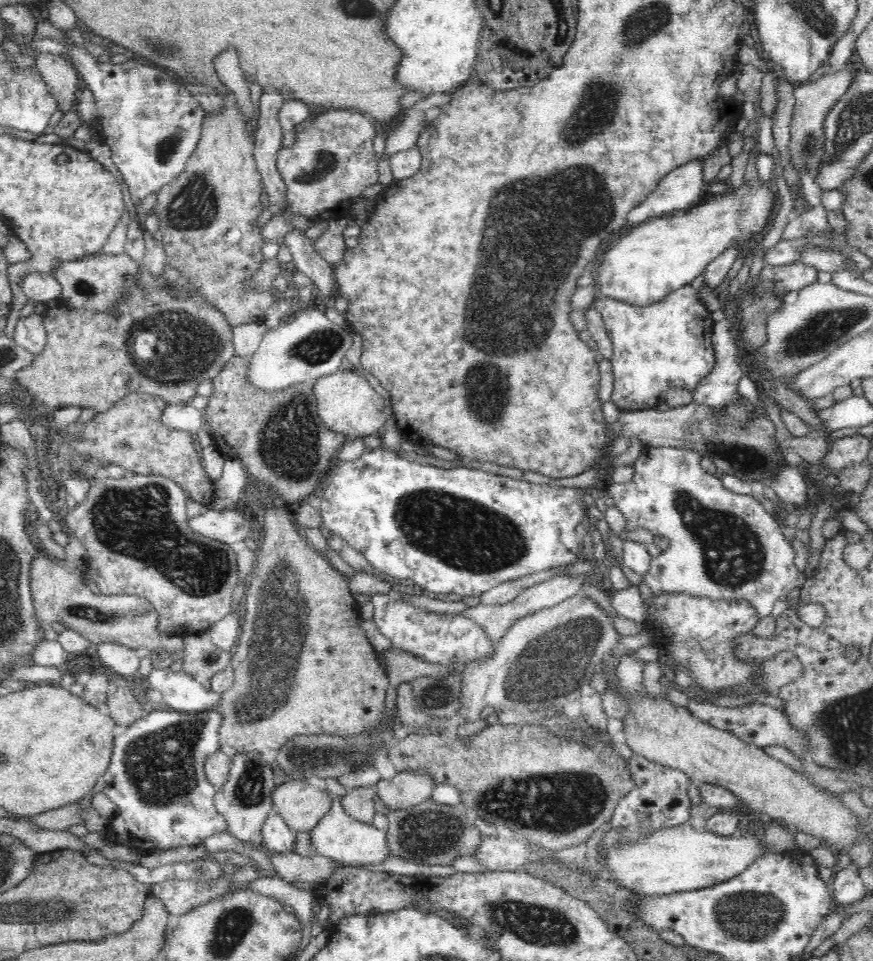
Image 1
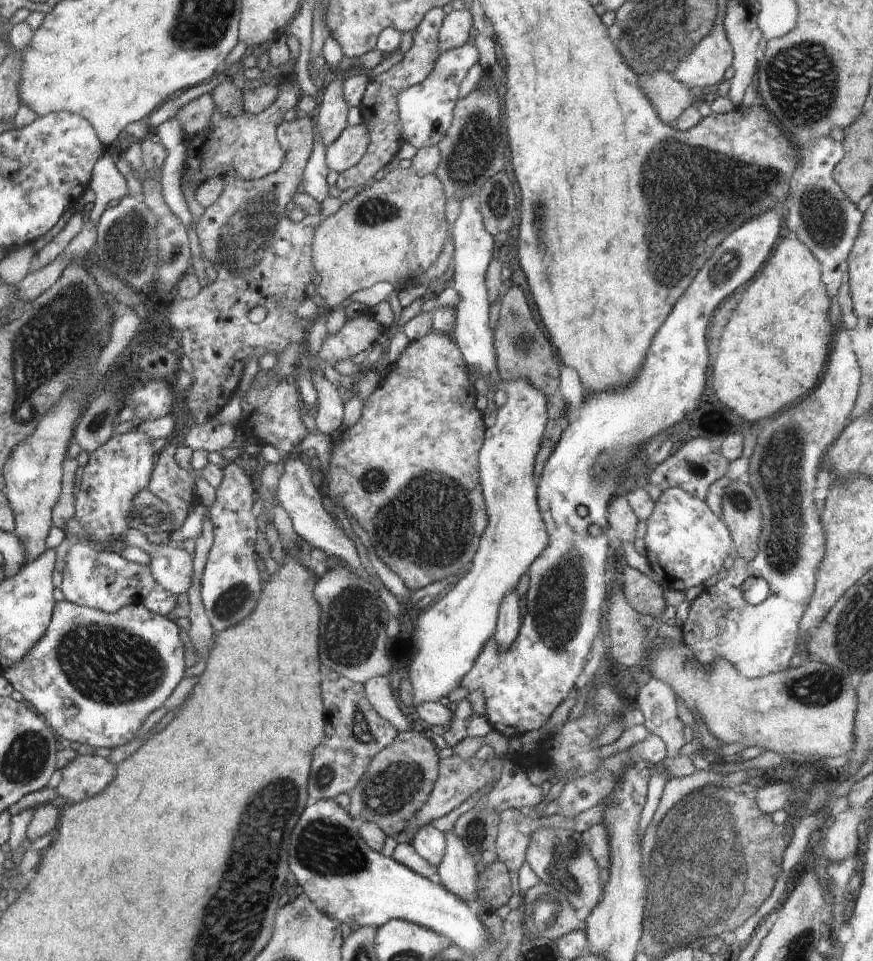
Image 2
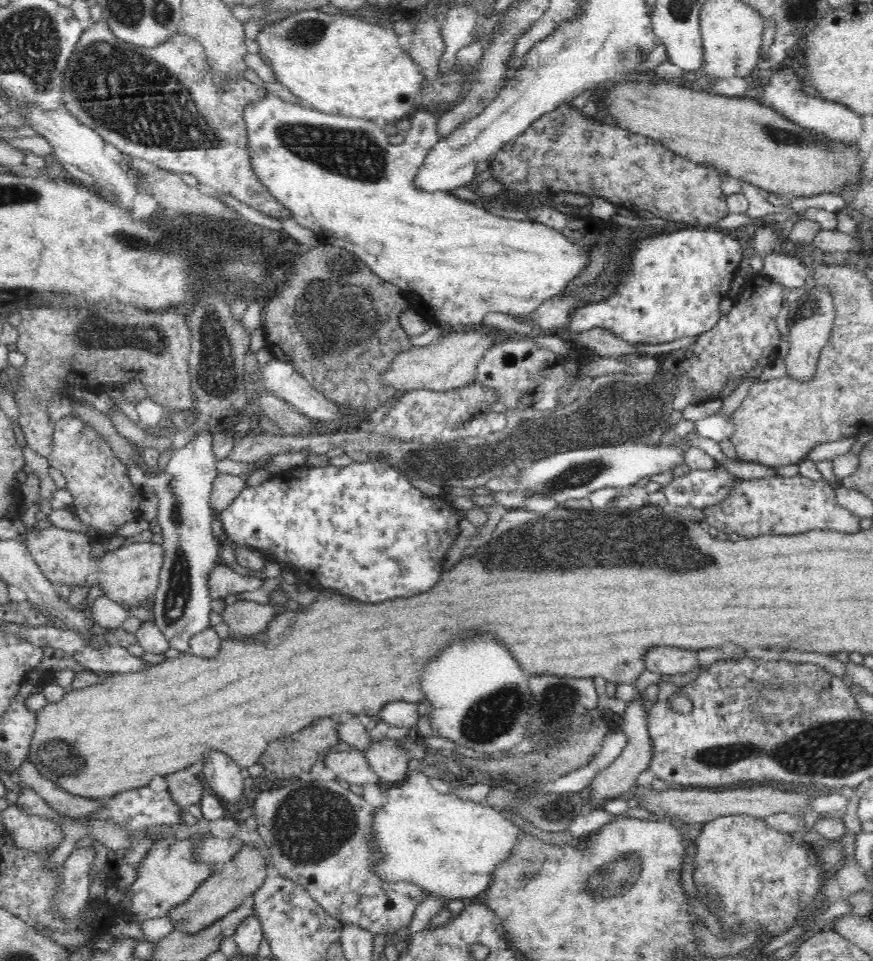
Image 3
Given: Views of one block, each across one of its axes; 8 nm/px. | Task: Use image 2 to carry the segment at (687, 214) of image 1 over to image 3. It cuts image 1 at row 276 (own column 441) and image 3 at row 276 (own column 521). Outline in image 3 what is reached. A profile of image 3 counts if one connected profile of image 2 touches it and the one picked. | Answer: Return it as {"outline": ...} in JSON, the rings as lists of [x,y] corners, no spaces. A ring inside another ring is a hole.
{"outline":[[[268,94],[264,98],[248,102],[244,108],[246,121],[246,135],[248,135],[248,153],[250,165],[258,179],[262,181],[266,190],[270,191],[288,211],[290,216],[303,226],[311,229],[317,236],[319,245],[343,248],[359,256],[371,268],[372,272],[385,282],[399,286],[406,292],[410,306],[415,312],[424,316],[432,325],[474,325],[482,323],[483,318],[490,313],[502,313],[513,317],[530,316],[538,310],[546,300],[560,295],[570,282],[573,282],[591,264],[590,251],[582,249],[576,241],[566,237],[560,231],[546,226],[538,221],[514,220],[494,215],[485,210],[480,203],[465,201],[452,195],[450,192],[424,192],[413,185],[419,168],[423,165],[430,149],[441,139],[438,136],[438,114],[422,108],[411,114],[411,129],[405,134],[404,142],[398,145],[388,141],[384,124],[379,121],[370,121],[363,118],[347,117],[342,115],[326,114],[309,106],[288,102],[279,96]]]}

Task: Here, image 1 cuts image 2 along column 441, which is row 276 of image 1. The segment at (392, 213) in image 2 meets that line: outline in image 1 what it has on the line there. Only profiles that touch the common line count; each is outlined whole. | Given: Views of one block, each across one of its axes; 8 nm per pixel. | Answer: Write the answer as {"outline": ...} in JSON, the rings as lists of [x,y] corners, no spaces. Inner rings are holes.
{"outline":[[[226,50],[216,58],[216,72],[222,84],[230,94],[225,93],[224,110],[218,114],[207,114],[202,122],[202,132],[197,147],[186,163],[185,169],[176,180],[157,192],[157,203],[152,212],[159,218],[159,230],[167,254],[167,263],[176,268],[182,277],[192,283],[204,301],[220,311],[226,321],[234,328],[242,324],[263,324],[267,310],[278,299],[278,294],[271,290],[245,290],[245,283],[260,270],[265,262],[262,253],[262,227],[255,225],[265,204],[265,195],[261,174],[257,169],[254,156],[254,132],[247,133],[246,124],[252,120],[254,106],[250,99],[250,84],[240,70],[238,54]]]}

